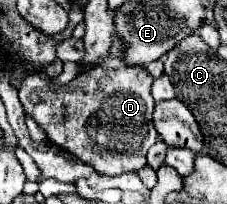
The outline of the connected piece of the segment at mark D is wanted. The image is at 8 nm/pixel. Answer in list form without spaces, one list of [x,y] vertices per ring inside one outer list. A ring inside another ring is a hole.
[[[106,59],[100,67],[78,75],[68,85],[56,85],[40,73],[30,73],[20,83],[20,101],[24,111],[44,129],[50,143],[78,157],[82,163],[92,165],[100,175],[122,175],[128,171],[140,171],[146,165],[148,149],[158,141],[158,133],[152,123],[154,99],[150,95],[152,77],[144,67],[128,67],[122,59]]]

